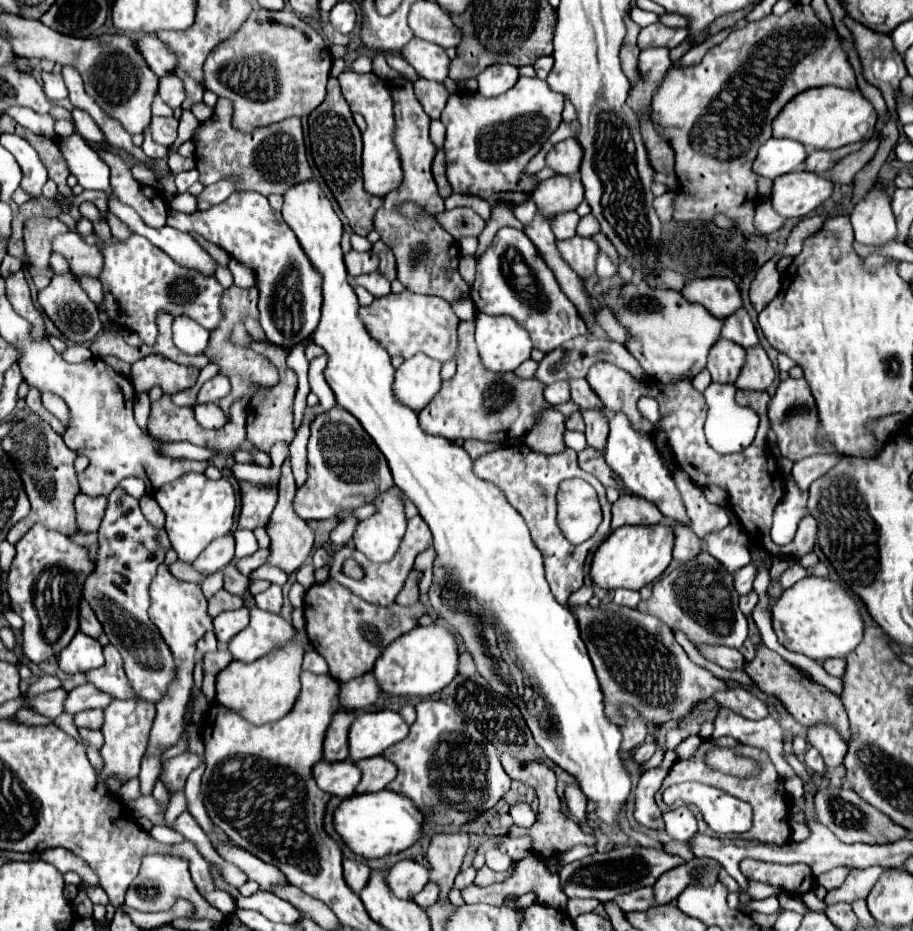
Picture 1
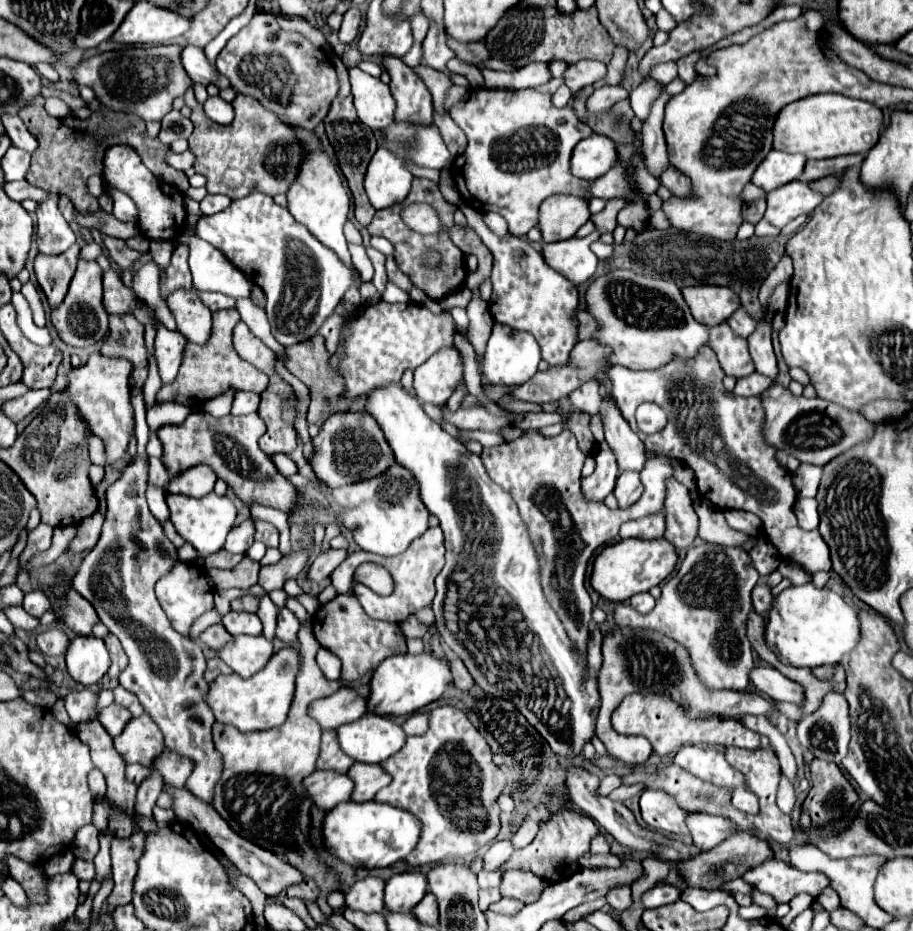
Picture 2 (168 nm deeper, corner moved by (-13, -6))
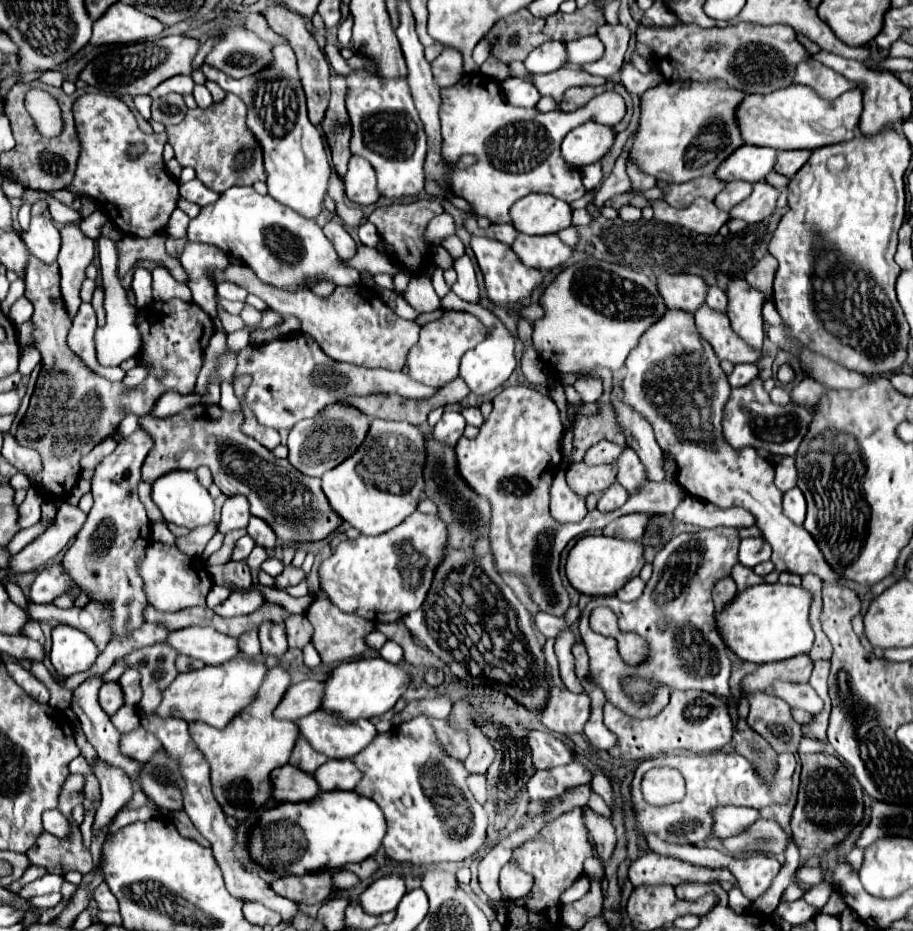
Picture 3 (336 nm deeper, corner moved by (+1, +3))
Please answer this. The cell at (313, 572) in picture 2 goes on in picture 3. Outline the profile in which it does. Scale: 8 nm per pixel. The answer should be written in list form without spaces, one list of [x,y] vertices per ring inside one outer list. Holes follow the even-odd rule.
[[[286,565],[284,571],[276,577],[276,587],[284,589],[288,585],[298,585],[302,579],[306,579],[306,573],[302,567],[294,567],[294,565]]]

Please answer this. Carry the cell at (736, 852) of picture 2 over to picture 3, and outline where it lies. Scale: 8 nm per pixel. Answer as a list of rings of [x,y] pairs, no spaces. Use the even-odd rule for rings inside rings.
[[[758,819],[754,825],[746,827],[742,833],[722,839],[730,853],[784,853],[788,845],[788,835],[772,819]]]

